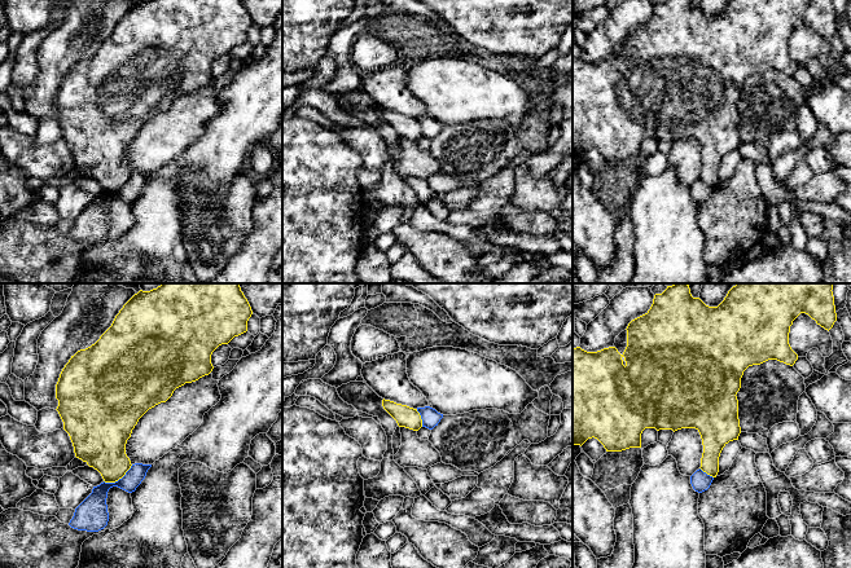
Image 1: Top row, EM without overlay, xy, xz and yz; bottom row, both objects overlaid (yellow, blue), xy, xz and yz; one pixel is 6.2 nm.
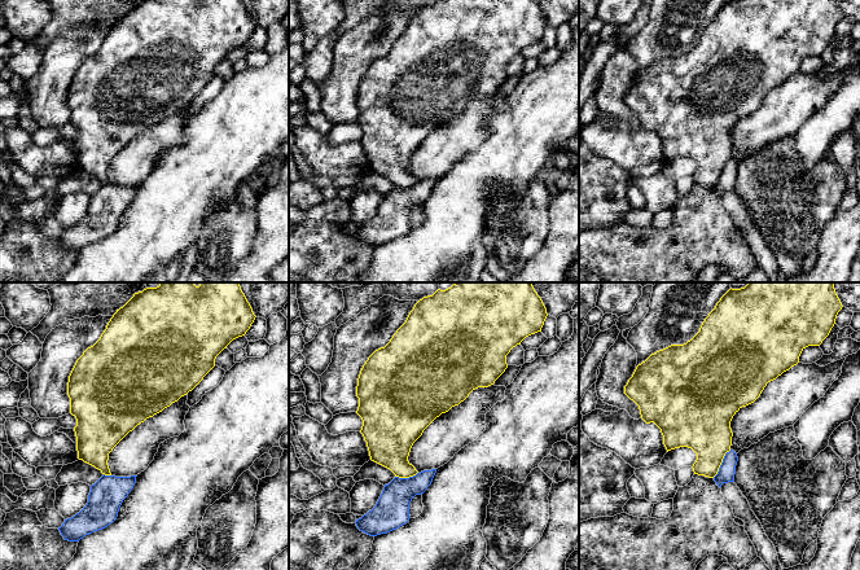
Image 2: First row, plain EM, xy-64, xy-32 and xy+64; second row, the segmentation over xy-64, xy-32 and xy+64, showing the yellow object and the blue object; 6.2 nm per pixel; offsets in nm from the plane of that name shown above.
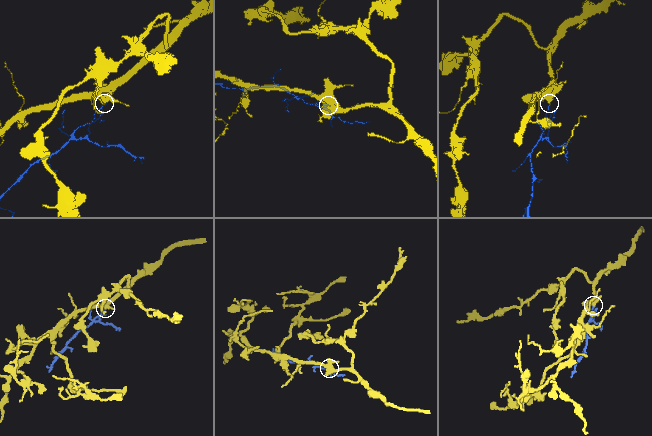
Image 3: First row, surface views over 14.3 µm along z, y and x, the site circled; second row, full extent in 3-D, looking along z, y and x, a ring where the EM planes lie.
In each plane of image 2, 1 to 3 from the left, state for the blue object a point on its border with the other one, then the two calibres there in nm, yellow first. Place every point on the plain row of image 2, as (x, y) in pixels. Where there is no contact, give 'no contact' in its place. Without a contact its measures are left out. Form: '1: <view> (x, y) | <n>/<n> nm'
1: xy-64 (108, 184) | 260/220 nm
2: xy-32 (406, 187) | 280/220 nm
3: xy+64 (722, 171) | 320/110 nm

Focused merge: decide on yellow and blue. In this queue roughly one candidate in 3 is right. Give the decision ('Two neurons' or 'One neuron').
Two neurons

